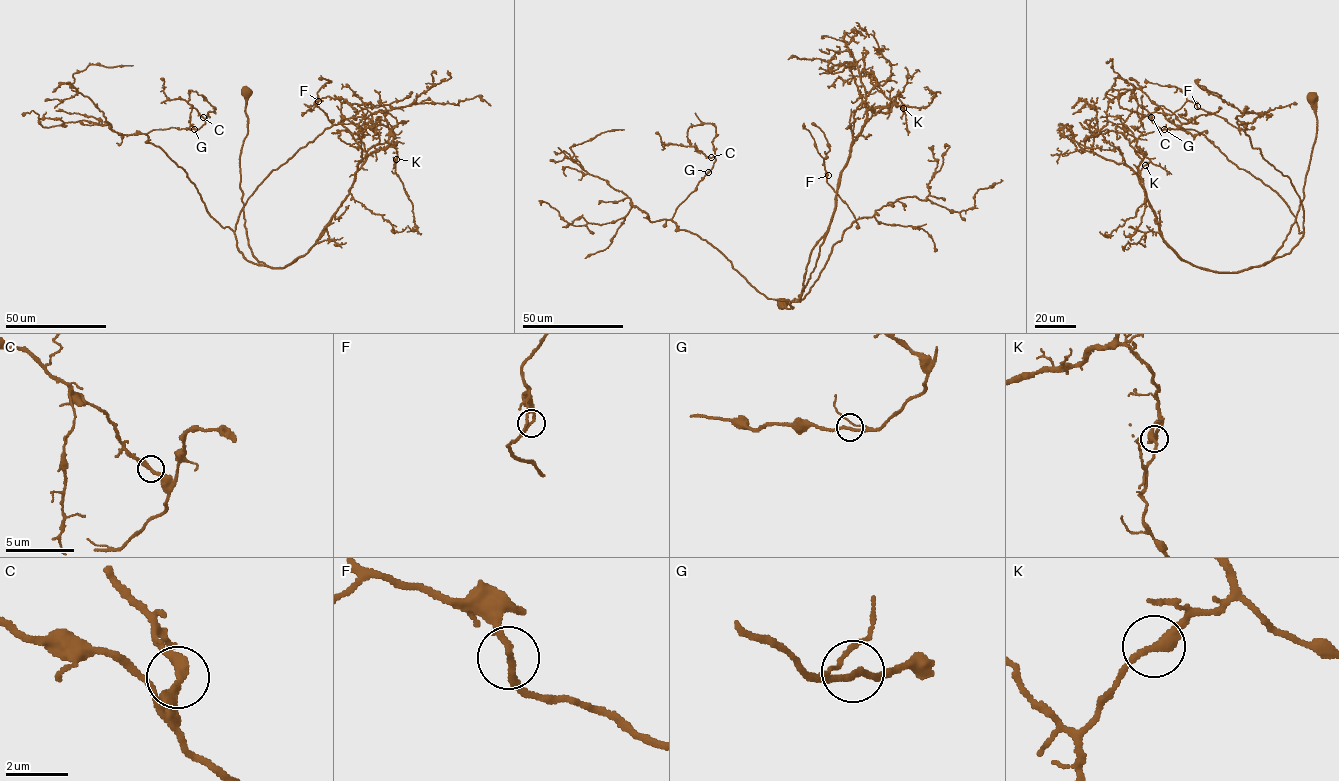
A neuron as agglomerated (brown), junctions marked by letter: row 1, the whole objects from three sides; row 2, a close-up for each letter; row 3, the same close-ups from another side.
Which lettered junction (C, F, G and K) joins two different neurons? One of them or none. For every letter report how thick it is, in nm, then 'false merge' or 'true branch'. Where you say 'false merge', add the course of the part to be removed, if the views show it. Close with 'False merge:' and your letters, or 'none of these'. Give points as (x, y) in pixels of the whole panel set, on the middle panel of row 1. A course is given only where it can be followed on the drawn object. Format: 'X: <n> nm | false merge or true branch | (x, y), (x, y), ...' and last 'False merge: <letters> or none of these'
C: 300 nm | false merge | (711, 157), (694, 146), (671, 144), (663, 147), (655, 132)
F: 200 nm | true branch
G: 190 nm | true branch
K: 320 nm | true branch
False merge: C

